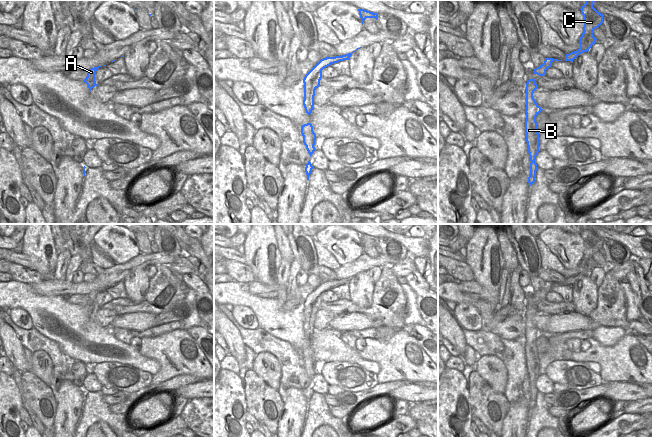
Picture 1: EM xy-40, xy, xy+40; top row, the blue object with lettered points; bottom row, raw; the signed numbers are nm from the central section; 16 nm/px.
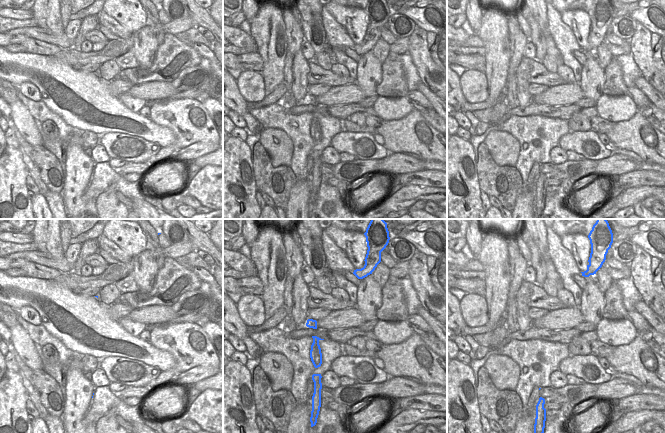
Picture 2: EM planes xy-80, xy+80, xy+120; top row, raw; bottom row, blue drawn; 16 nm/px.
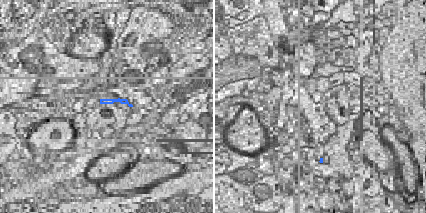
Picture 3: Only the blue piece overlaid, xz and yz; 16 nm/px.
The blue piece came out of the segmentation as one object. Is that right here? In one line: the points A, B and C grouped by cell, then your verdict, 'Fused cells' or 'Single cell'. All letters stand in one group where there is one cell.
Groups: A B C. Single cell.

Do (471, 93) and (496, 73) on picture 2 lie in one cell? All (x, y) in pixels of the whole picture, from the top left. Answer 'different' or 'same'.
different

